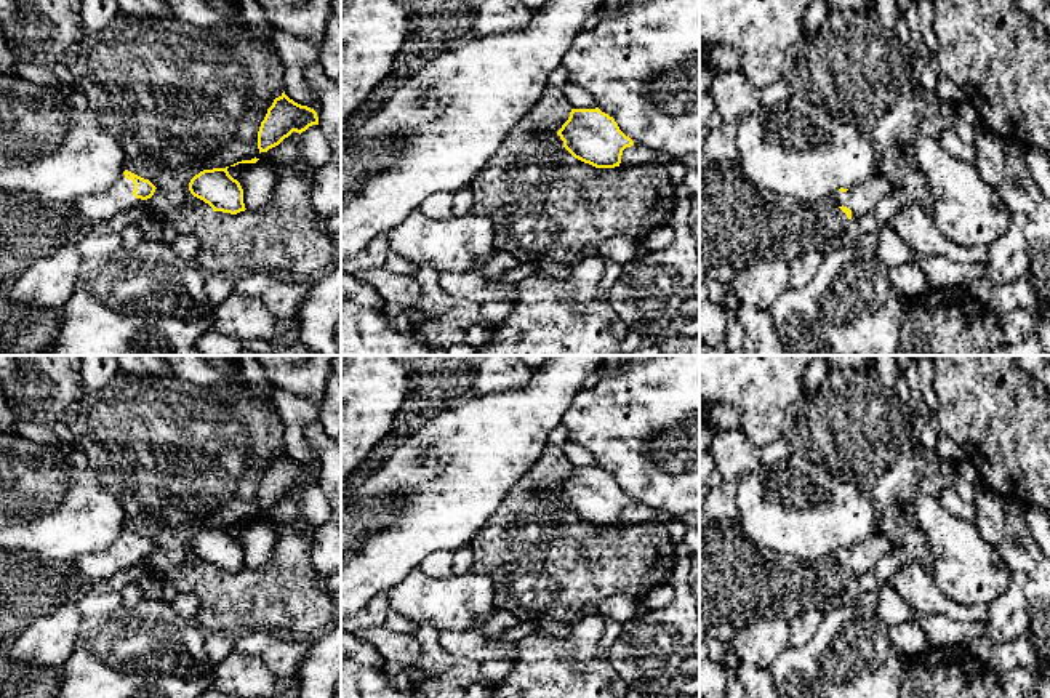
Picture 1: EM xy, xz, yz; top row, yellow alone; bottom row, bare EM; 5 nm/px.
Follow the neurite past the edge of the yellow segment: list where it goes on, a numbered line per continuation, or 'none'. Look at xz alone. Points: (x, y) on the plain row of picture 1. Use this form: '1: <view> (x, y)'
none

